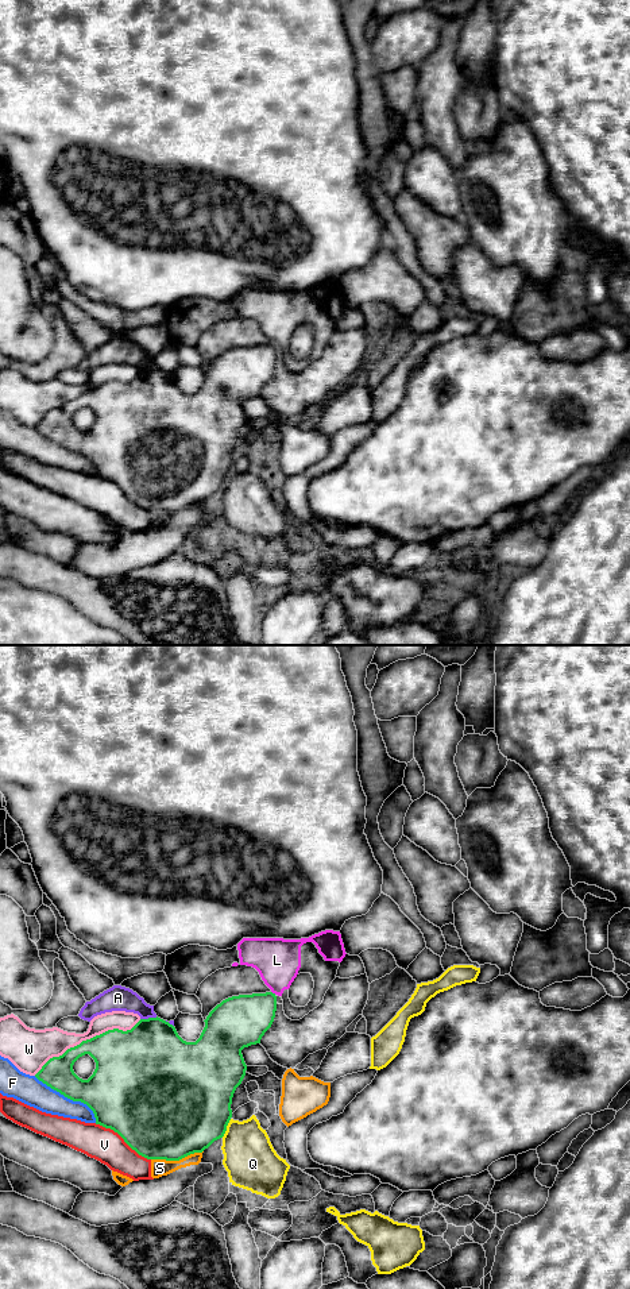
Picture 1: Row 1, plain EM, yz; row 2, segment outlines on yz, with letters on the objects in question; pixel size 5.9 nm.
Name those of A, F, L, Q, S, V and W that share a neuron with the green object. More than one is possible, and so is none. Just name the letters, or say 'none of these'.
none of these

